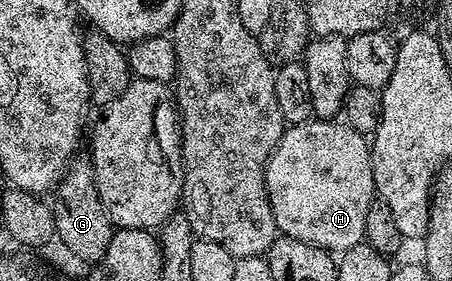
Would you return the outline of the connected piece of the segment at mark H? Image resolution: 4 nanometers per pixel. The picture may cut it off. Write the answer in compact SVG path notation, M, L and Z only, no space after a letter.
M310 119L289 125L265 165L265 186L278 234L340 255L365 240L367 211L375 199L370 142L366 134L356 133L349 124L337 119Z

